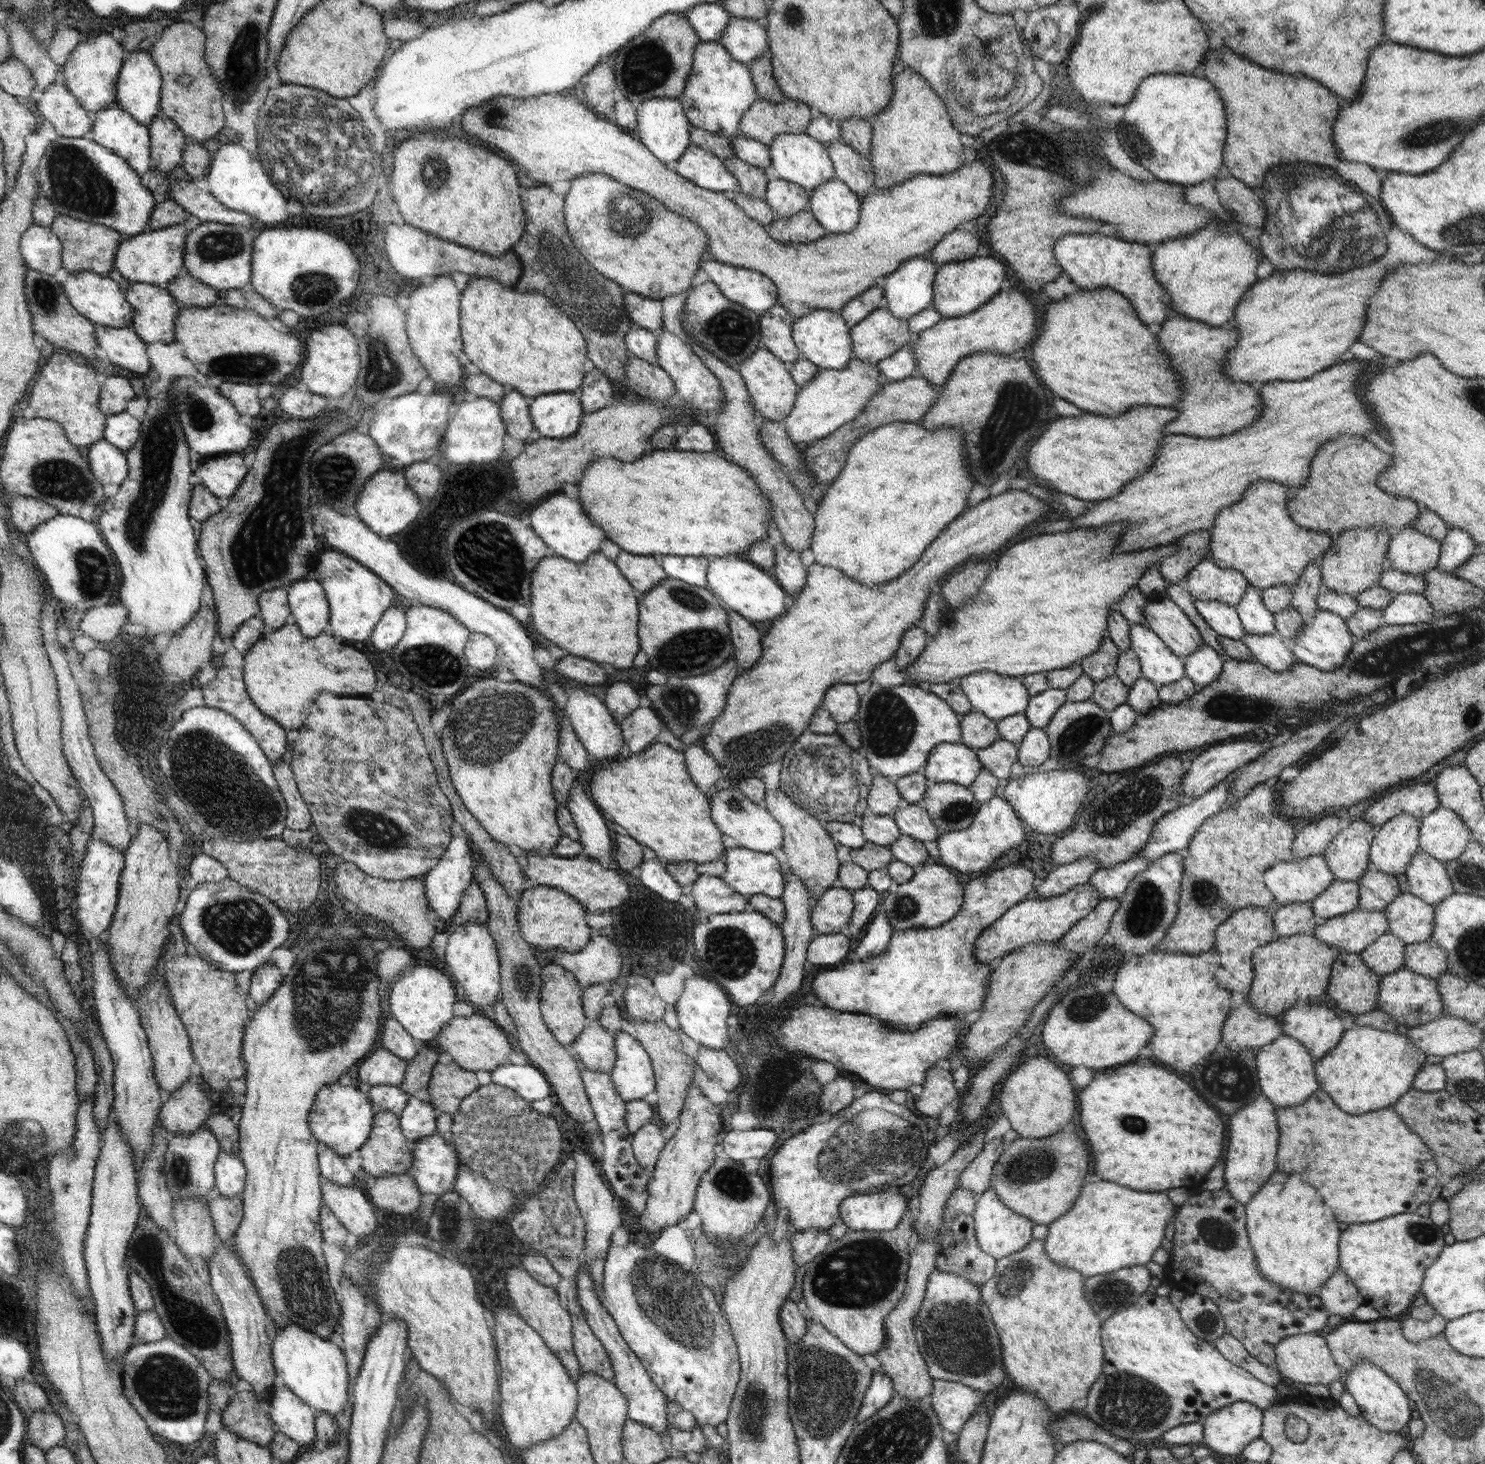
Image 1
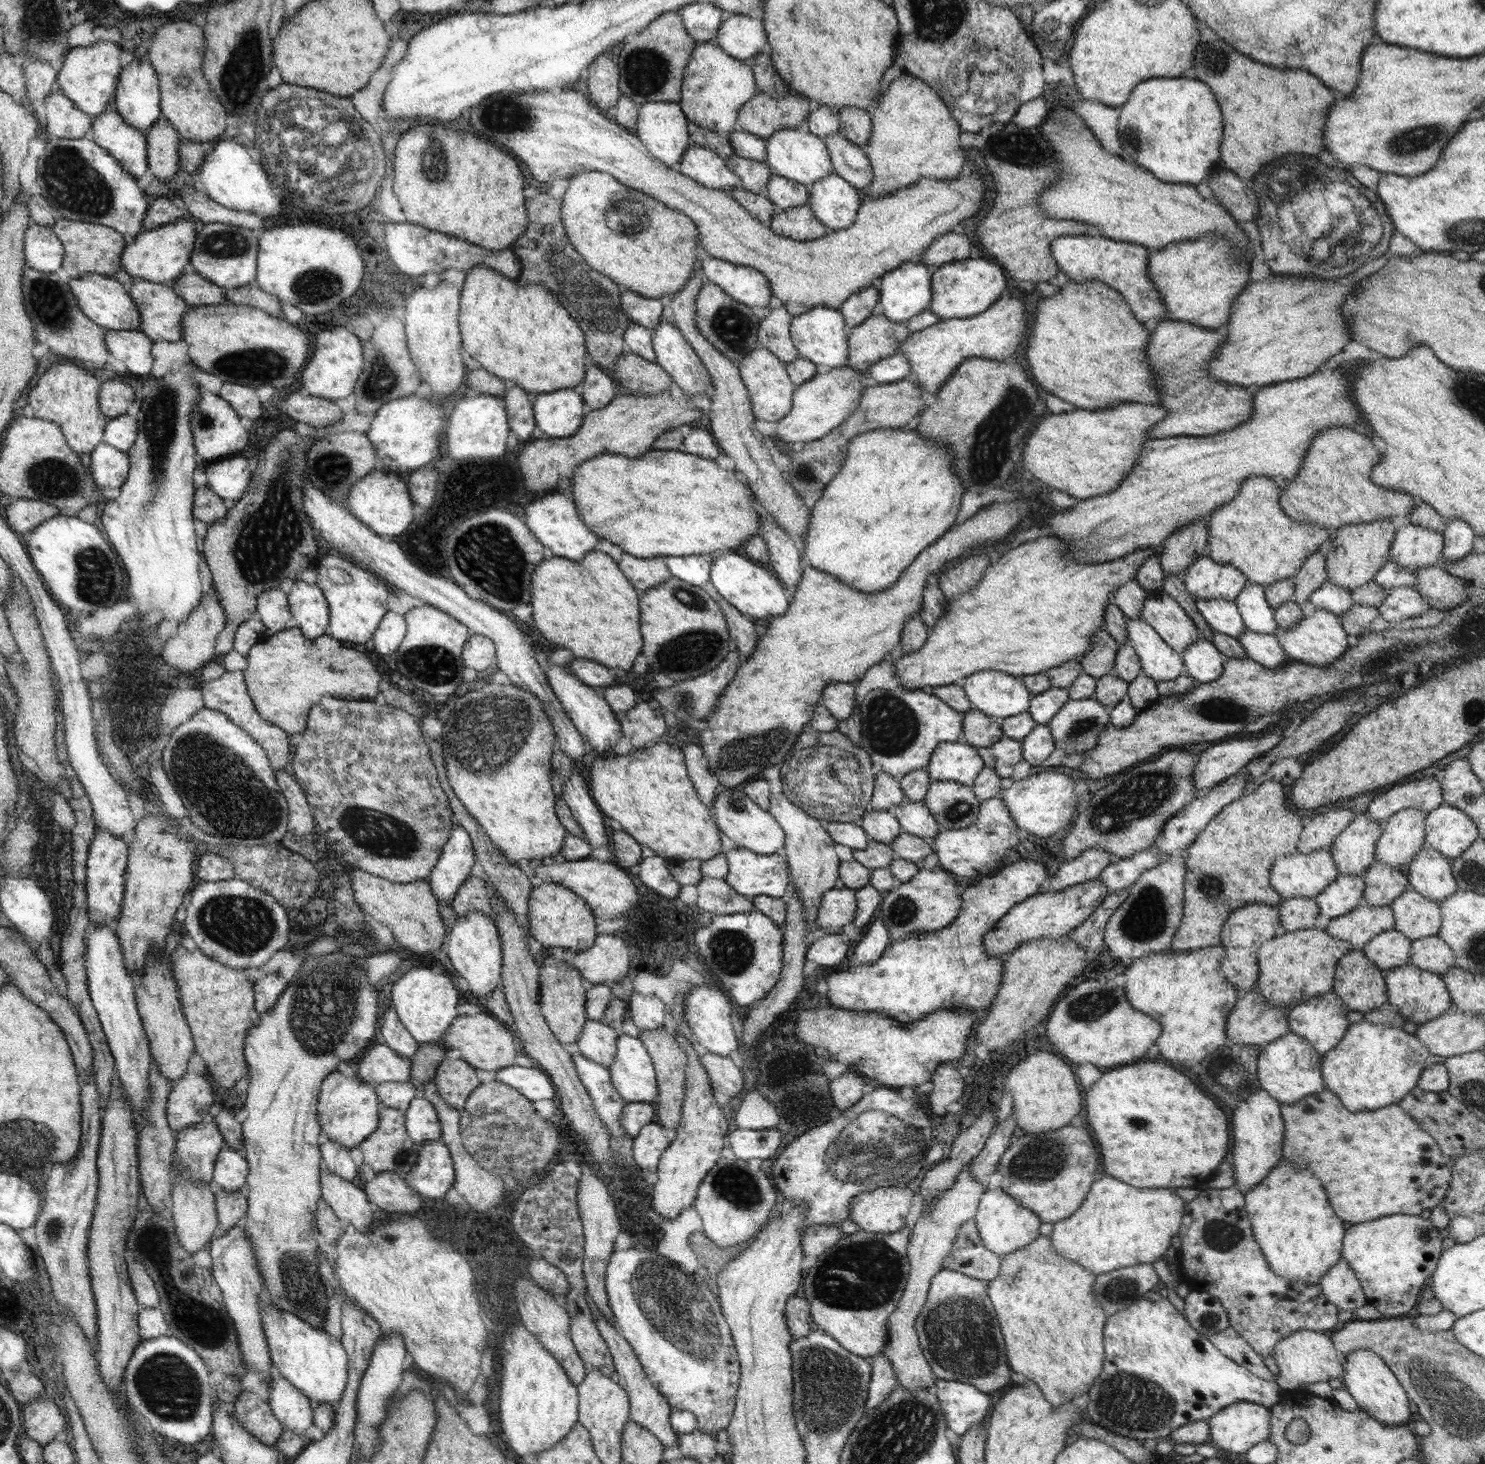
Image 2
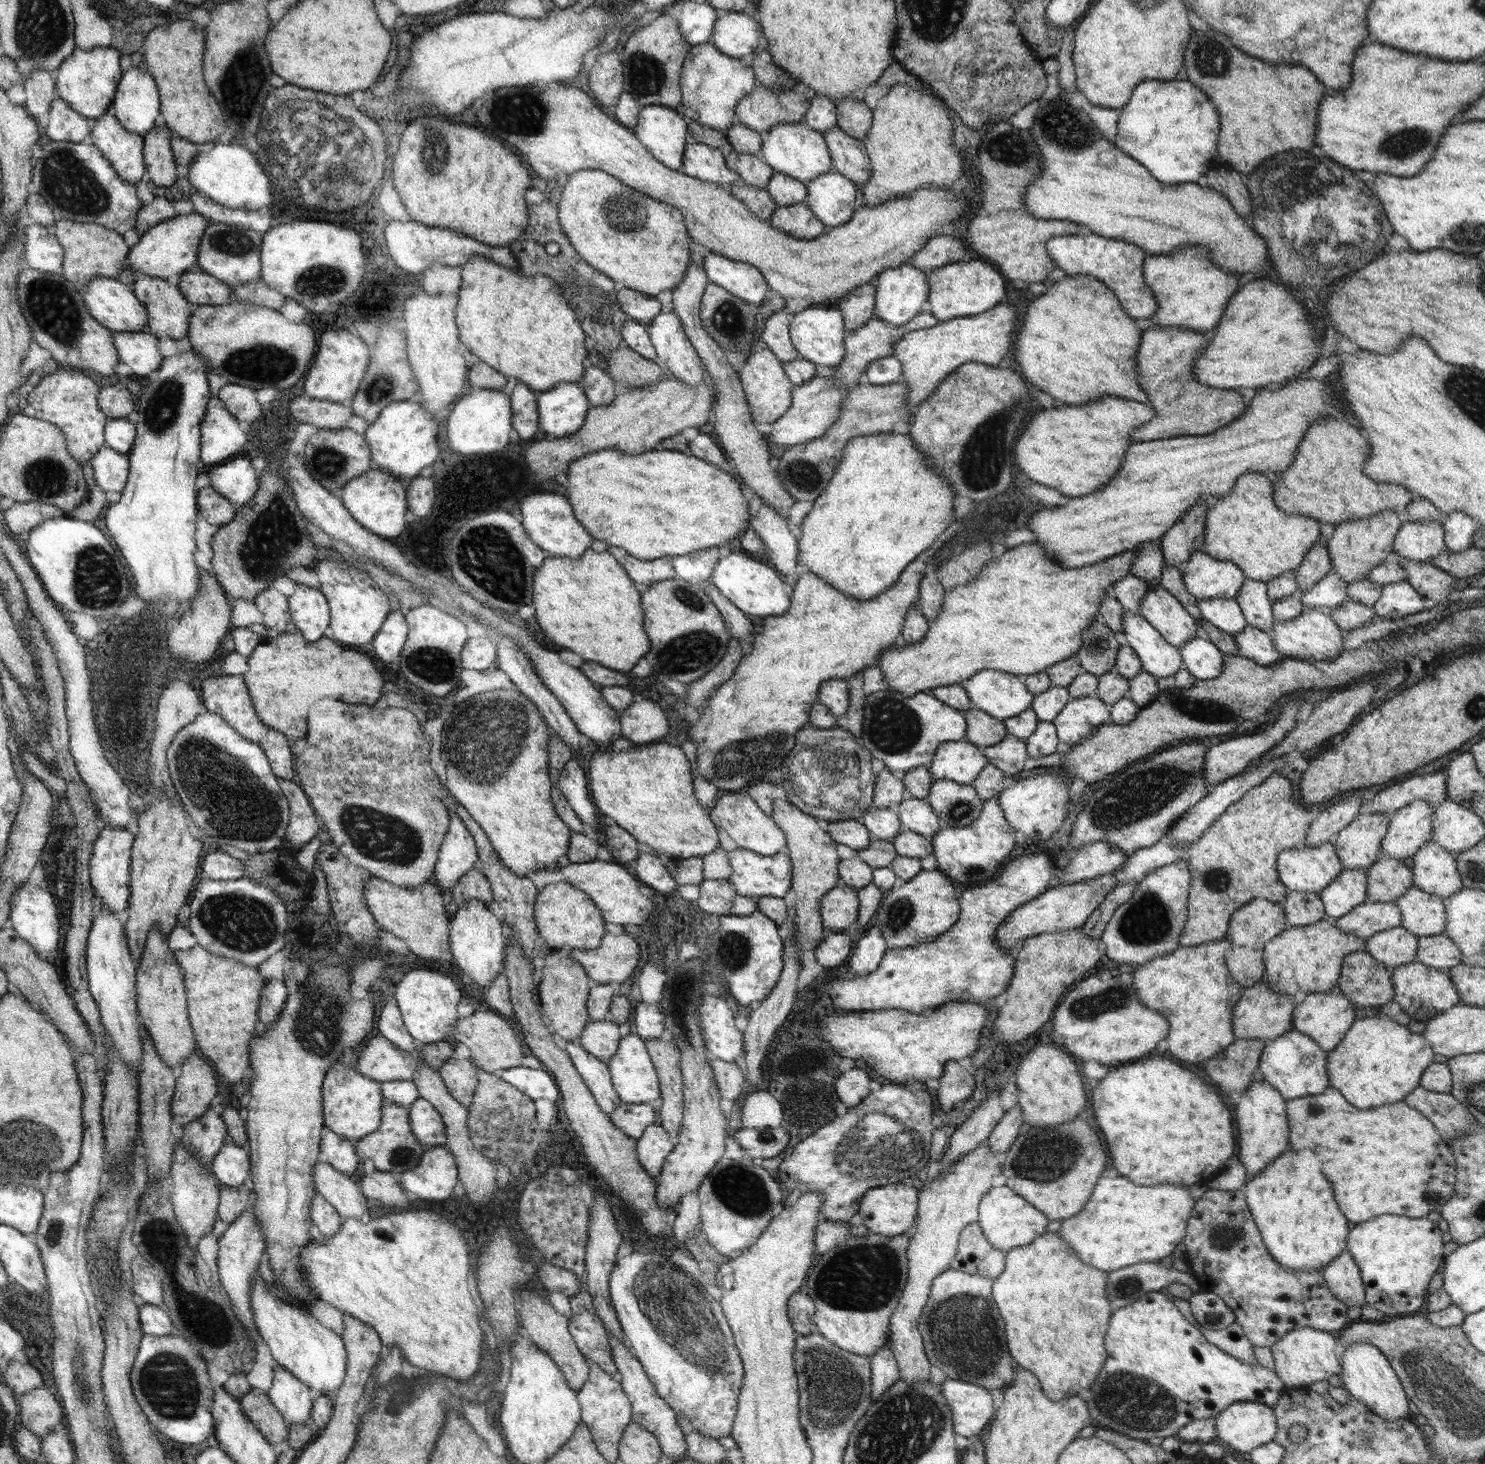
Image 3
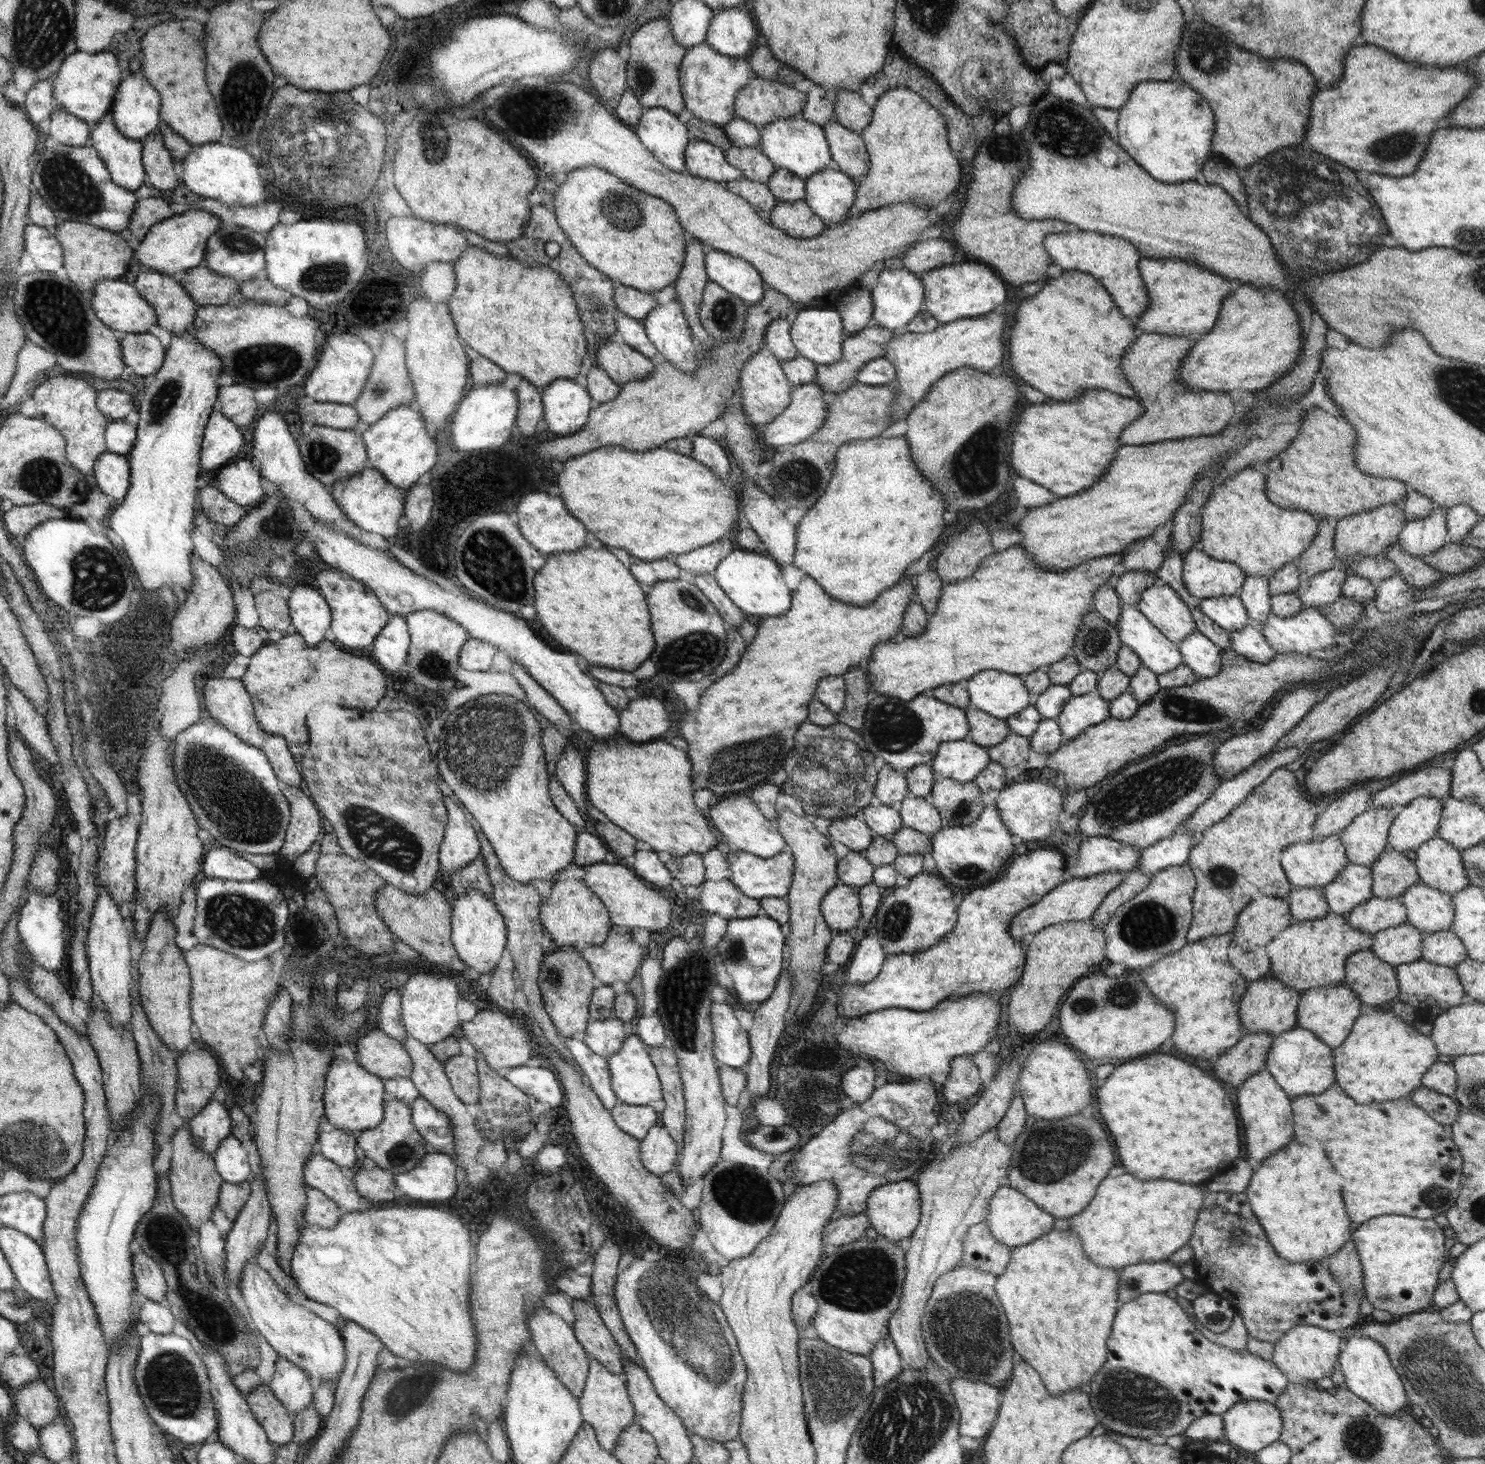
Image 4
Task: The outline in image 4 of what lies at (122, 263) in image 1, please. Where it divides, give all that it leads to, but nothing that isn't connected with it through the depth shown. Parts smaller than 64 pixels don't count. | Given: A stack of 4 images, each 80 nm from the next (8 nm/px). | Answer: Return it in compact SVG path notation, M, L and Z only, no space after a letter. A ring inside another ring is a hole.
M192 206L181 215L176 214L151 226L150 232L136 248L136 262L145 270L159 271L160 274L172 277L180 276L189 269L204 264L207 257L207 242L215 230L222 228L222 224L217 216Z

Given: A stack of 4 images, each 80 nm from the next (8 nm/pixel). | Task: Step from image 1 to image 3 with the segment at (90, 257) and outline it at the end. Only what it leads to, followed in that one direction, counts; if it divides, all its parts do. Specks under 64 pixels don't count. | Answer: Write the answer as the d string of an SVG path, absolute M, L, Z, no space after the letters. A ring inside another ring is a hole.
M67 220L56 221L52 226L60 243L66 250L64 274L24 269L19 276L18 295L20 306L32 326L36 342L50 350L51 356L63 367L94 370L98 374L116 374L114 367L119 355L114 343L114 331L98 322L84 304L81 290L94 277L116 276L128 268L126 254L130 246L115 230L108 227Z

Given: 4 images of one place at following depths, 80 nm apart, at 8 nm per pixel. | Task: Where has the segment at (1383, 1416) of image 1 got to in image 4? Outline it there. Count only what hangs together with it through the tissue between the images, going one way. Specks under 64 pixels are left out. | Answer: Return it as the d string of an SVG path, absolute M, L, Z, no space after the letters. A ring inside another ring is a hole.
M1363 1335L1348 1336L1344 1350L1338 1355L1338 1362L1346 1388L1364 1399L1380 1414L1396 1415L1410 1409L1400 1375L1394 1370L1386 1349L1375 1340Z

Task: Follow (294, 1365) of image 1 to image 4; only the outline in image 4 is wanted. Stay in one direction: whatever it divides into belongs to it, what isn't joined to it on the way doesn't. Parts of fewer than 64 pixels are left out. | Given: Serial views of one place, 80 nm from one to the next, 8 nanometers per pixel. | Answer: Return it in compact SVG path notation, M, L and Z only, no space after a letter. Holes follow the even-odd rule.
M254 1260L248 1261L244 1267L239 1288L256 1330L266 1338L278 1356L303 1367L314 1385L328 1380L337 1381L344 1368L345 1342L342 1342L343 1336L340 1336L334 1325L290 1301L270 1274Z

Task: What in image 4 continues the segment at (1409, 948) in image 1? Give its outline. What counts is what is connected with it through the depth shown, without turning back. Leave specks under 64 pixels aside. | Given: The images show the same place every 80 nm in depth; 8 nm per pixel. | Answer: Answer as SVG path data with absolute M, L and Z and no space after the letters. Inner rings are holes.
M1450 930L1428 933L1423 936L1421 959L1440 966L1455 967L1468 959L1468 949Z

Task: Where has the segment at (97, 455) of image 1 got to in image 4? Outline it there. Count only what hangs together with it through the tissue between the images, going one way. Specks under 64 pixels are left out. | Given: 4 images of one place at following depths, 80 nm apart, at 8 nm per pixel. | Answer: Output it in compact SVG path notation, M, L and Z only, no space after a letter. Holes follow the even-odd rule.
M107 452L95 464L94 480L98 488L118 500L131 487L131 464L127 456Z

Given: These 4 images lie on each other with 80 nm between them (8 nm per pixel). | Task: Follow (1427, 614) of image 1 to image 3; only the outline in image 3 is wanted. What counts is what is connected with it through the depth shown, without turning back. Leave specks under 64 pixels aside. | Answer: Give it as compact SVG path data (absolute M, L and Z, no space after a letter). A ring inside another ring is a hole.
M1407 581L1385 585L1381 589L1380 598L1373 606L1376 619L1398 621L1424 608L1425 598Z

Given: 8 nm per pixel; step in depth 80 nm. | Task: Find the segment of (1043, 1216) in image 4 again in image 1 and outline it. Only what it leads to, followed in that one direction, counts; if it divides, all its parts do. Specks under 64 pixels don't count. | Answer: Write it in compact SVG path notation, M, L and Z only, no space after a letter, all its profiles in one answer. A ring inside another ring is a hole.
M992 1188L976 1196L975 1211L972 1216L975 1220L975 1235L982 1252L989 1254L996 1260L1022 1250L1032 1238L1034 1224L1030 1219L1012 1213L1009 1208L1001 1204L999 1196Z

